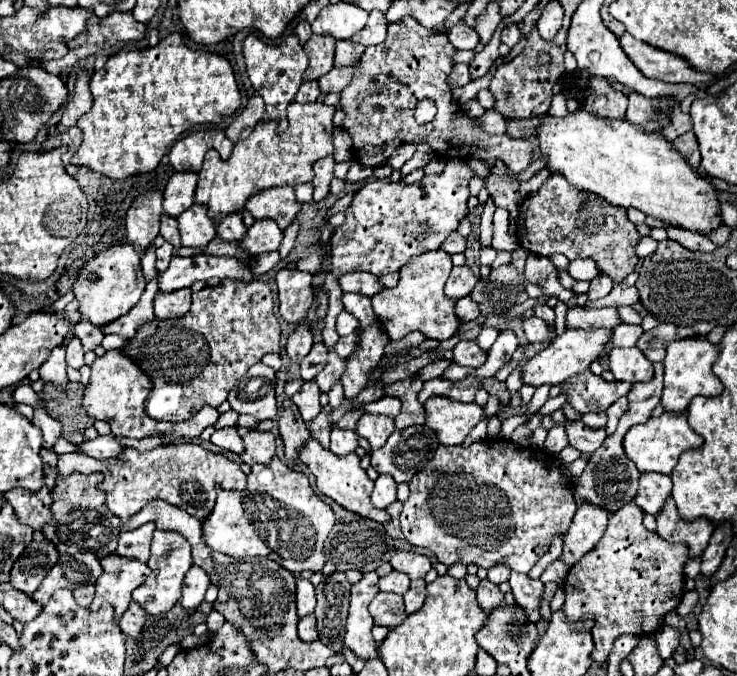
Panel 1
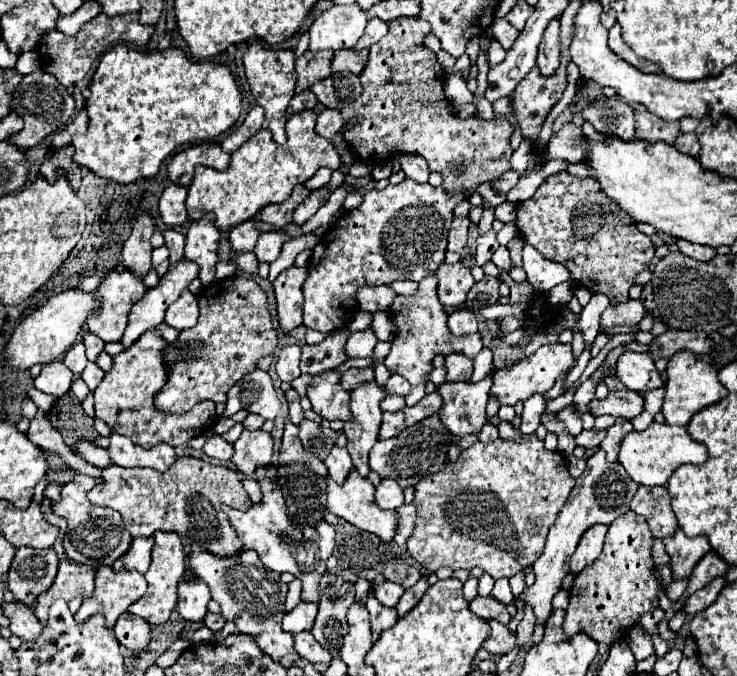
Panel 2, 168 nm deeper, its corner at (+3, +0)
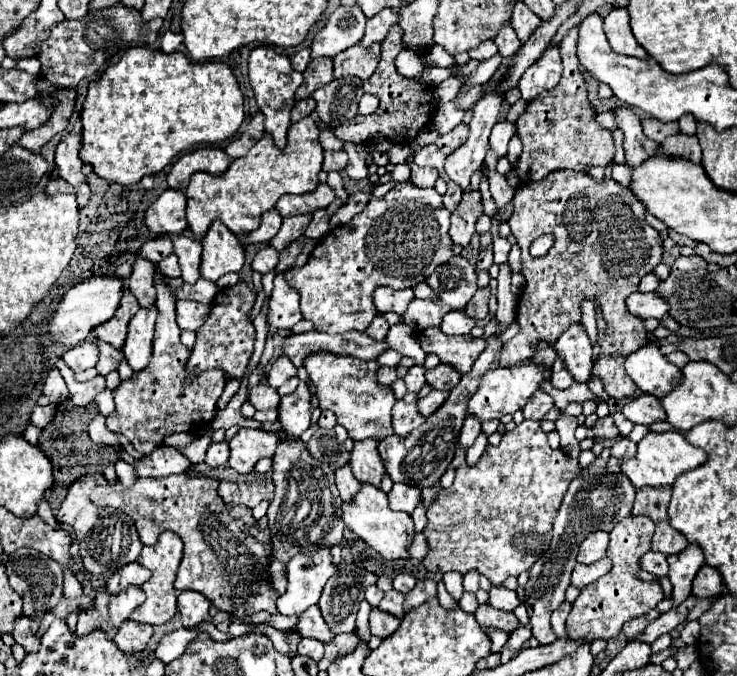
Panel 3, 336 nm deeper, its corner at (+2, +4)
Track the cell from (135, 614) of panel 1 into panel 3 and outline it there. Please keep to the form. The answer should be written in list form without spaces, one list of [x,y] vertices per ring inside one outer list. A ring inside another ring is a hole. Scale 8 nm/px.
[[[126,620],[118,634],[114,636],[114,644],[124,652],[124,654],[136,654],[146,648],[148,640],[152,636],[152,626],[150,624],[140,624],[134,620]]]

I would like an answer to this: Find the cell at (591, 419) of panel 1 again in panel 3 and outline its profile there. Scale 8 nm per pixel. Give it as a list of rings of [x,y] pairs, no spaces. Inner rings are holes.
[[[616,412],[612,418],[614,418],[614,422],[616,422],[616,426],[618,426],[618,430],[620,430],[620,434],[622,434],[622,436],[628,436],[628,434],[632,432],[634,422],[630,422],[622,412]]]

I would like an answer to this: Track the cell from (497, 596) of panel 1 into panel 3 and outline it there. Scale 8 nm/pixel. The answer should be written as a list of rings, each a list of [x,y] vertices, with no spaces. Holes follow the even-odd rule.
[[[490,604],[478,606],[474,618],[482,628],[498,628],[498,630],[504,630],[506,634],[510,634],[512,630],[516,630],[520,626],[520,622],[516,620],[514,614],[506,614],[502,610],[494,610]]]

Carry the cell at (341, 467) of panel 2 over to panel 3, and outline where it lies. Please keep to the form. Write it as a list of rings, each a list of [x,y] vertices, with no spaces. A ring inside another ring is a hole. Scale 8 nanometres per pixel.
[[[344,466],[344,468],[336,470],[336,488],[340,490],[340,496],[342,496],[342,500],[346,500],[346,502],[352,502],[354,496],[358,494],[360,482],[354,478],[350,466]]]

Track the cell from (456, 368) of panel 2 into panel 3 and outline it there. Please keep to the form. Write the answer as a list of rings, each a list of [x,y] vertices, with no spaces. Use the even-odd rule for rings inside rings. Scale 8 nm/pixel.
[[[438,364],[436,368],[426,372],[426,382],[434,390],[452,390],[460,382],[460,374],[456,370],[450,370],[450,366]]]

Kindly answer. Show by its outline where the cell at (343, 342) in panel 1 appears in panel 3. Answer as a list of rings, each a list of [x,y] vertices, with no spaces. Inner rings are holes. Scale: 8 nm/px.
[[[378,314],[378,316],[372,320],[372,324],[368,326],[366,334],[370,334],[370,338],[374,338],[374,340],[382,340],[382,338],[386,338],[388,330],[390,330],[390,324],[386,322],[386,318],[384,318],[382,314]]]

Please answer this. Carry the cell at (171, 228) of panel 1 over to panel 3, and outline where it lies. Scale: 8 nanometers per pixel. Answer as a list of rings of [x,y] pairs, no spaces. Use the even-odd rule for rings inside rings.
[[[172,236],[174,242],[174,254],[180,260],[182,268],[182,280],[186,284],[196,284],[200,278],[200,260],[202,260],[202,246],[194,238],[188,236]]]

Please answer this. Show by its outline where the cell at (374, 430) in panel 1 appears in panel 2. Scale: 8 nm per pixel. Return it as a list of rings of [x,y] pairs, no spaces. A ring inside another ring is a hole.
[[[385,412],[381,428],[379,428],[379,438],[393,438],[403,428],[405,428],[405,422],[403,422],[403,414],[401,412],[393,412],[393,414]]]

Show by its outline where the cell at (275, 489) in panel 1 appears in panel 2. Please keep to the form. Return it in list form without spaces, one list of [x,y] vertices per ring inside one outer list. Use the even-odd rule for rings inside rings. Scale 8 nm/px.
[[[273,464],[269,466],[259,466],[255,470],[255,480],[261,486],[263,498],[259,504],[253,504],[249,510],[229,510],[229,524],[235,528],[239,540],[243,546],[255,550],[261,558],[261,562],[279,572],[291,572],[303,582],[303,592],[301,596],[305,600],[317,602],[317,586],[321,580],[321,574],[325,572],[325,562],[329,560],[333,546],[335,546],[335,528],[327,522],[321,520],[315,526],[303,526],[291,520],[287,514],[287,504],[281,492],[281,486],[277,486],[277,468]]]

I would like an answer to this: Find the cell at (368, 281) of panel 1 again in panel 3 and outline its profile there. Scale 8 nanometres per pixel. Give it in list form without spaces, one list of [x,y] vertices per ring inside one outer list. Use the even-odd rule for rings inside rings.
[[[380,286],[374,292],[374,304],[378,308],[378,312],[396,312],[396,314],[404,314],[408,304],[414,300],[414,292],[412,288],[406,290],[392,290],[386,286]]]

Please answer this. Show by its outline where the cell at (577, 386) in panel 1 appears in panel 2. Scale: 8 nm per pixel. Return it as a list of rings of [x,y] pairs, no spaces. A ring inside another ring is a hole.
[[[617,390],[617,392],[611,392],[605,400],[593,398],[589,402],[589,412],[593,416],[611,414],[617,418],[621,416],[621,418],[631,420],[643,412],[643,396],[633,394],[633,390]]]

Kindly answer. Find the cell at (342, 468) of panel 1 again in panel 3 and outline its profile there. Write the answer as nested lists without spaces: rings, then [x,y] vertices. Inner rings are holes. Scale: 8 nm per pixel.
[[[362,484],[360,492],[356,494],[356,500],[354,502],[344,502],[342,522],[358,538],[362,538],[370,548],[374,548],[384,560],[398,560],[398,558],[406,560],[406,558],[410,558],[408,544],[412,544],[412,538],[416,534],[412,516],[390,510],[388,496],[380,488],[370,486],[370,484]]]

